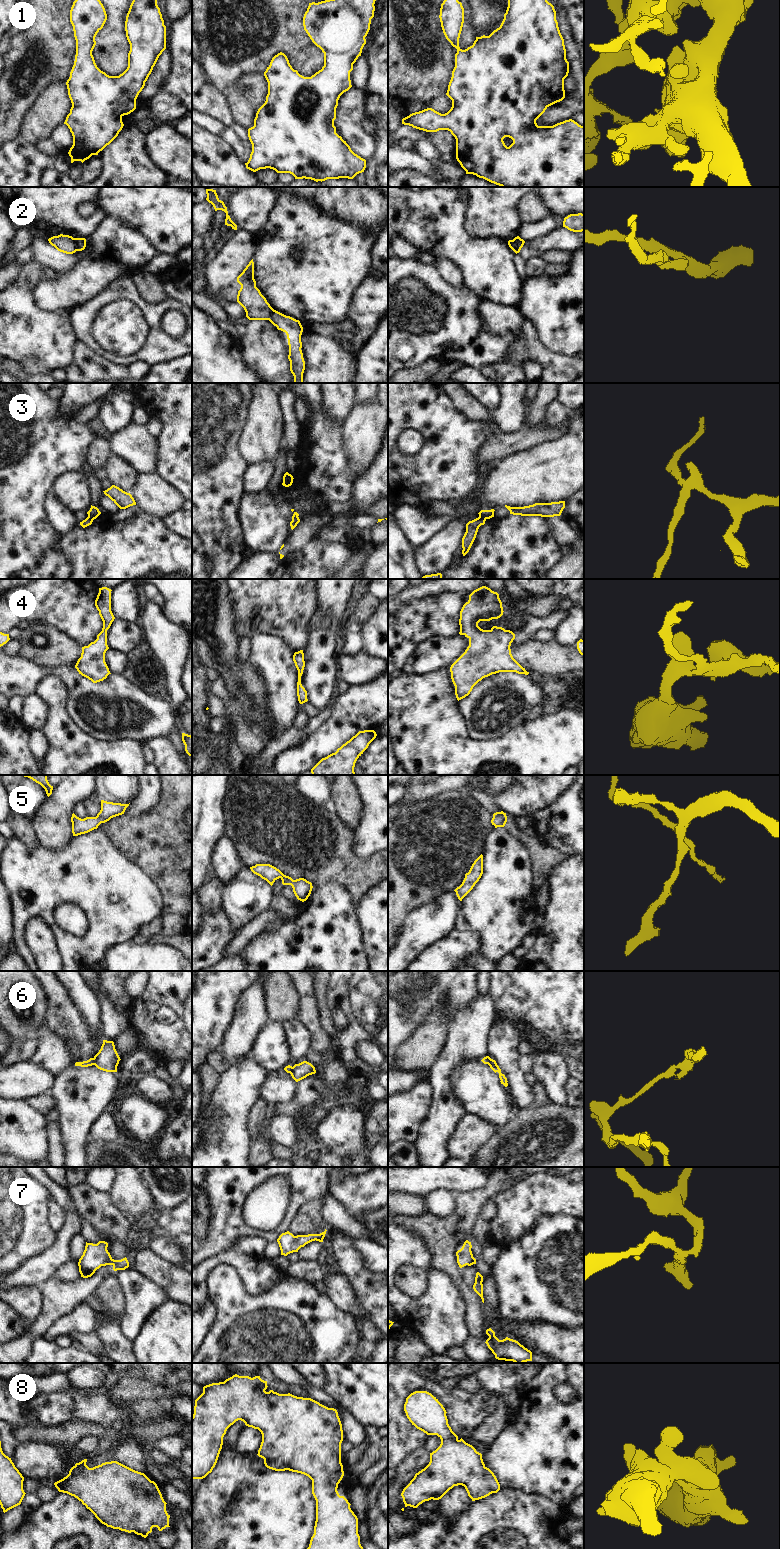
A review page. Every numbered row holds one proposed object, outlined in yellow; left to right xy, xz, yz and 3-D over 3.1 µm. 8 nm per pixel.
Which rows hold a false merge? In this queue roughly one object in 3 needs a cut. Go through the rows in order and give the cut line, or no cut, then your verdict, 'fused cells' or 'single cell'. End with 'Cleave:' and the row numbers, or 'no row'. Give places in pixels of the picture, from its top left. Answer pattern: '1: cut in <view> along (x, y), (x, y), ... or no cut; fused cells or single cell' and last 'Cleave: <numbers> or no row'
1: no cut; single cell
2: cut in xy along (73, 238), (77, 250); fused cells
3: cut in yz along (479, 516), (485, 520); fused cells
4: no cut; single cell
5: no cut; single cell
6: cut in xy along (93, 1058), (94, 1064); fused cells
7: no cut; single cell
8: no cut; single cell
Cleave: 2, 3, 6

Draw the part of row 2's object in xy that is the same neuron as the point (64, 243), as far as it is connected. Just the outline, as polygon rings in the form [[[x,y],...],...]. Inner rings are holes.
[[[60,234],[49,238],[48,241],[60,252],[73,254],[77,251],[75,240],[72,236]]]

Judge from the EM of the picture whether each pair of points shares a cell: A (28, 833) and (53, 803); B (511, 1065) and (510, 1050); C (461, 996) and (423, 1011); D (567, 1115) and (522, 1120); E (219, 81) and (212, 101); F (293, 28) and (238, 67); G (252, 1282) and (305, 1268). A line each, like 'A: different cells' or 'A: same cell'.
A: different cells
B: same cell
C: same cell
D: same cell
E: different cells
F: same cell
G: different cells

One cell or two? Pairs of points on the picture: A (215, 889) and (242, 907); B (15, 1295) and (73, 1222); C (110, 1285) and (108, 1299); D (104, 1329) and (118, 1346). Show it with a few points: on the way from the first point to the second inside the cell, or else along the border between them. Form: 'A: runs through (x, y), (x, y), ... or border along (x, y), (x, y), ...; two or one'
A: border along (225, 885), (220, 906); two
B: border along (39, 1287), (18, 1286), (10, 1289); two
C: runs through (110, 1288), (110, 1296); one
D: runs through (108, 1333), (114, 1342); one

